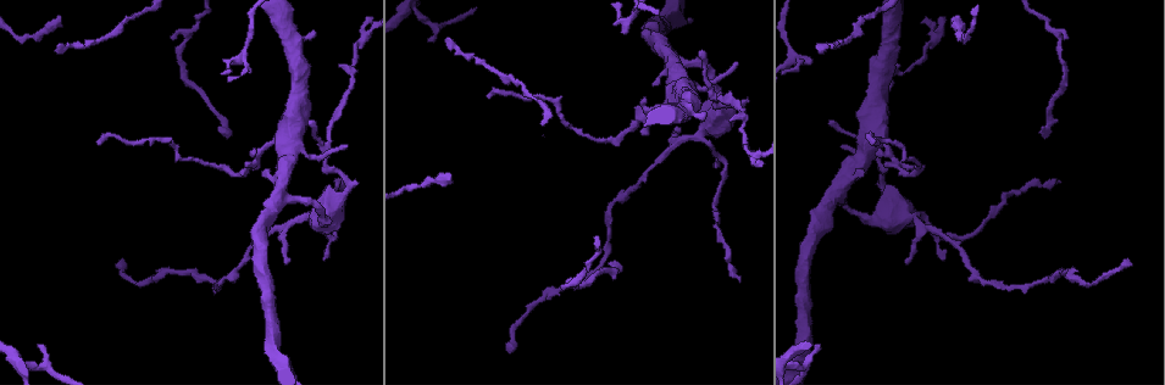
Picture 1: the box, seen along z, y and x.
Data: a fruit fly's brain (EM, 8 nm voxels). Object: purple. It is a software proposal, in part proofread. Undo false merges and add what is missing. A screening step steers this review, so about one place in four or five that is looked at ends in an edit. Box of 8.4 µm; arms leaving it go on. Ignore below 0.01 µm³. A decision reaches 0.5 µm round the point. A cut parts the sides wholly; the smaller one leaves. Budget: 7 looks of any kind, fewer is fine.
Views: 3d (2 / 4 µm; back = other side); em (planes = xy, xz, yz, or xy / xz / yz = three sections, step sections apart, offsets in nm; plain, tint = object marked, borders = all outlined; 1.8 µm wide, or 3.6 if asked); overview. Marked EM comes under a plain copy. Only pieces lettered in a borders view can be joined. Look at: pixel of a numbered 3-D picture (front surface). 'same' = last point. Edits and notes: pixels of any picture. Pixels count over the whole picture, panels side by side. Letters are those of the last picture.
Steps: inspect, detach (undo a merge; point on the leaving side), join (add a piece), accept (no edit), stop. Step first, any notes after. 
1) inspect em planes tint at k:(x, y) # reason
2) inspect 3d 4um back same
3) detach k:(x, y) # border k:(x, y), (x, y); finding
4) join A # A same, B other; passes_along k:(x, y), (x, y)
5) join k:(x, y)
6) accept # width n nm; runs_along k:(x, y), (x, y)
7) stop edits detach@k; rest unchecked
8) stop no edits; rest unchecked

inspect 3d 2um at 1:(838, 201) # thin neck

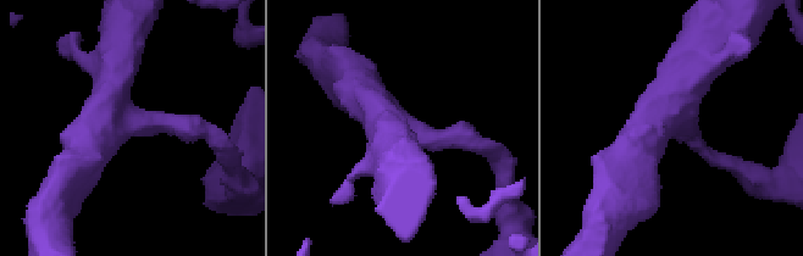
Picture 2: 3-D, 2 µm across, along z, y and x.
inspect em yz step 8 borders at 2:(682, 126) # arms 4; need the tissue

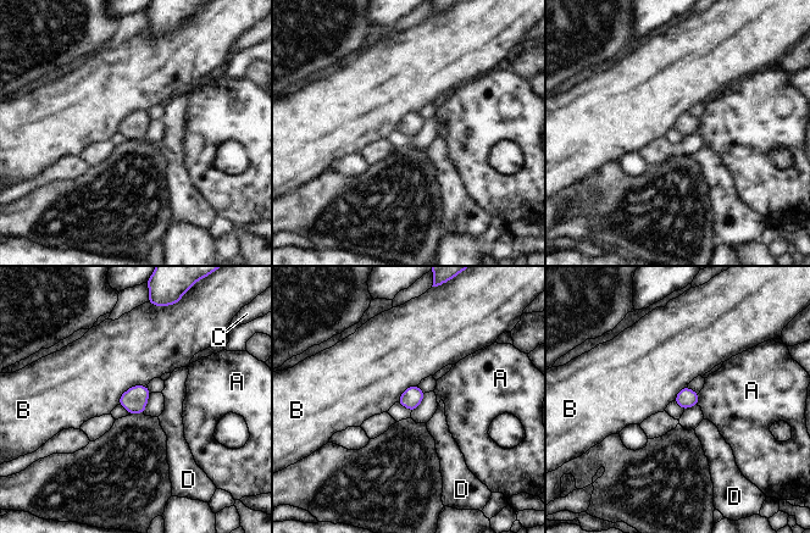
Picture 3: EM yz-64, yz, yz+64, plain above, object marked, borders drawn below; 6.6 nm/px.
accept # A other, B other, C other, D other; border 3:(146, 384), (131, 386), (117, 404); continuous, no second cell

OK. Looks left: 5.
inspect 3d 4um at 1:(38, 347) # thin end

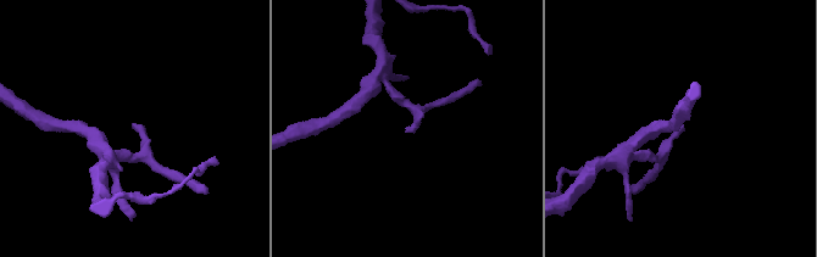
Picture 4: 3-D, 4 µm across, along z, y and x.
inspect em xz step 8 borders at 4:(132, 126)

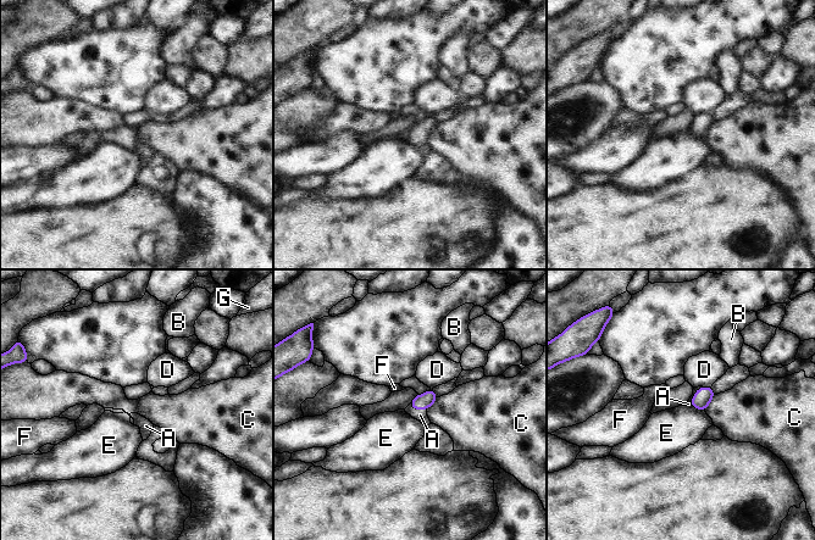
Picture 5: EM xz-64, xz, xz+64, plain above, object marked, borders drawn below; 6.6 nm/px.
join A # A same, B other, C other, D other, E other, F other, G other; the cell continues

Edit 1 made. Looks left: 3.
inspect overview # redraw

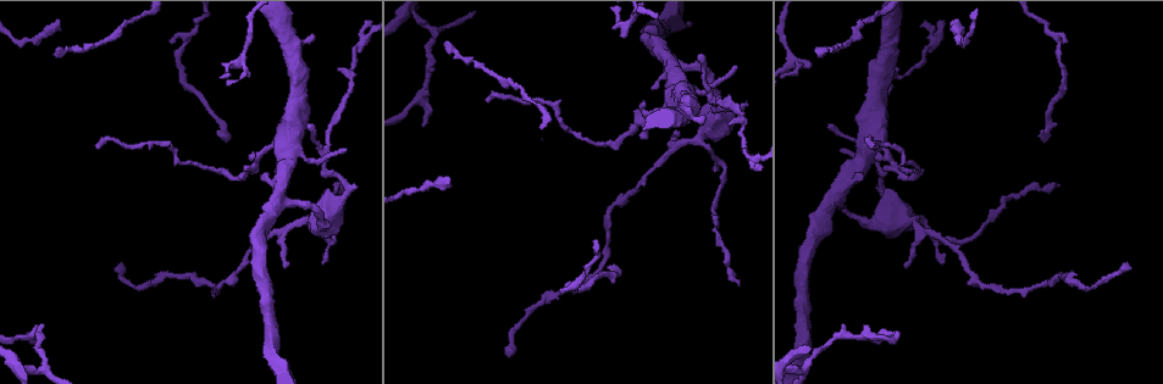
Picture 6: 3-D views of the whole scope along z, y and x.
inspect 3d 4um back at 6:(425, 124) # an open end

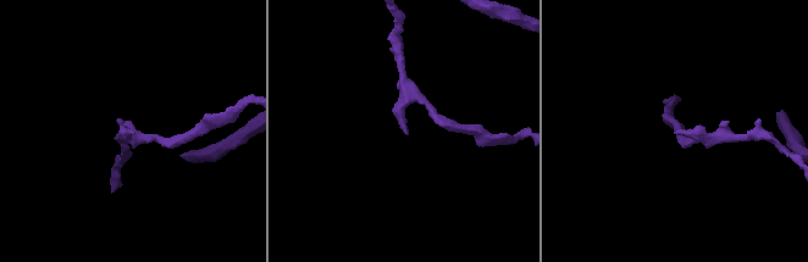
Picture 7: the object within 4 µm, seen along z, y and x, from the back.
inspect em planes borders at 7:(406, 132)

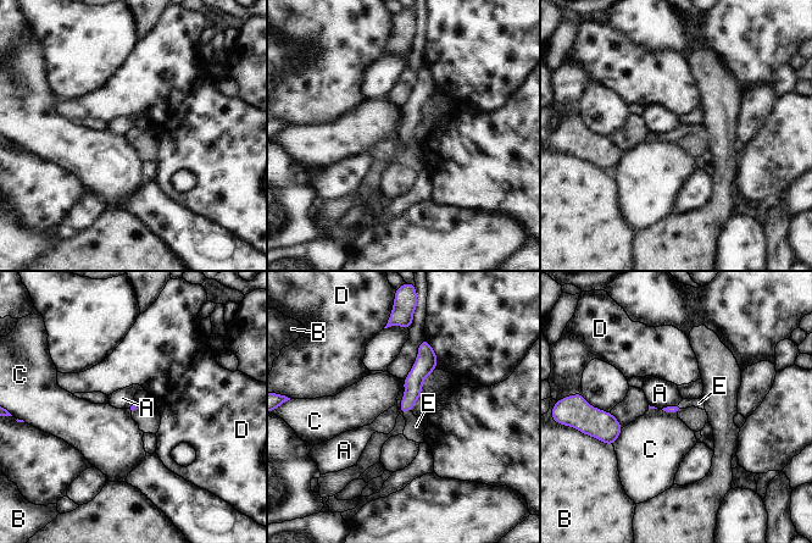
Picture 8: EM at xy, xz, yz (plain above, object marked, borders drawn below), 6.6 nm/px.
join E # longest_contact A 180 nm; A other, B other, C other, D other, E same; passes_along 8:(412, 383), (406, 411), (416, 426); the cell continues

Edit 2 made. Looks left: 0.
stop edits join@5, join@8; rest unchecked

